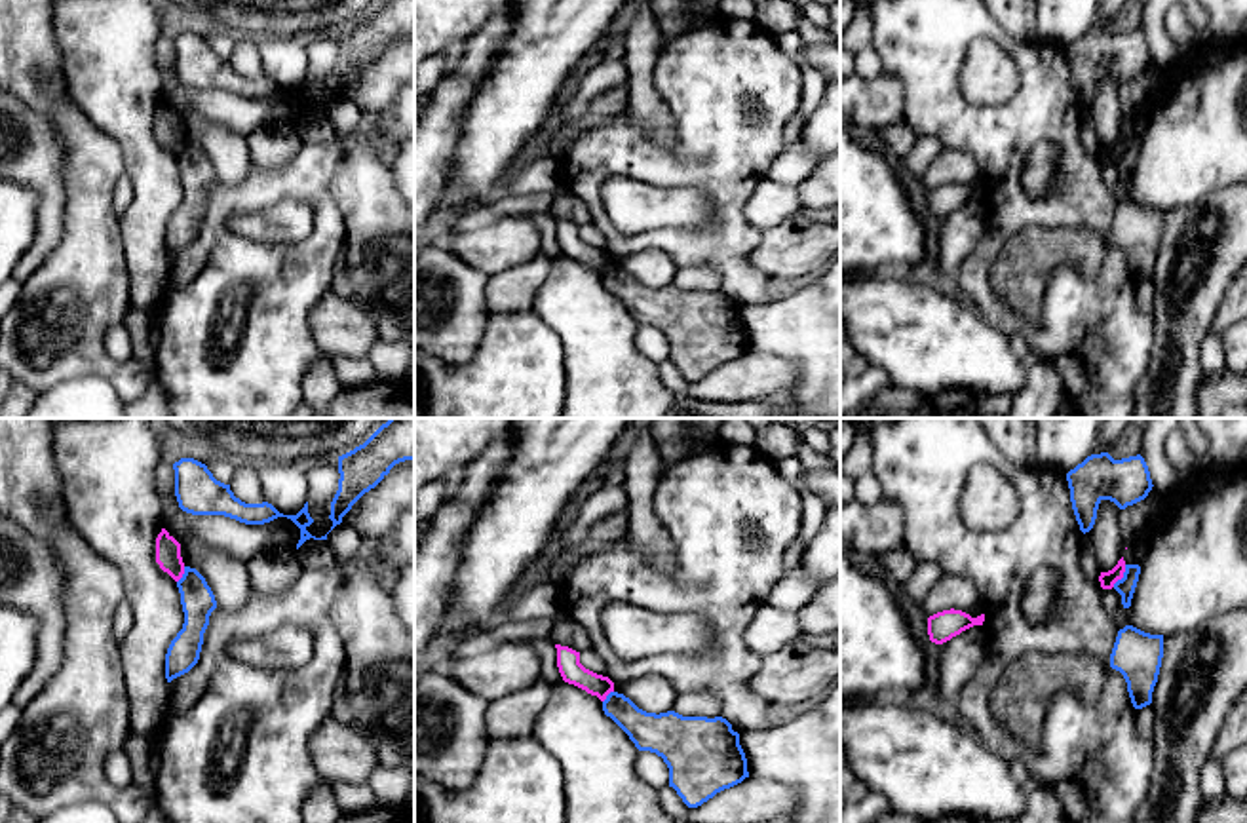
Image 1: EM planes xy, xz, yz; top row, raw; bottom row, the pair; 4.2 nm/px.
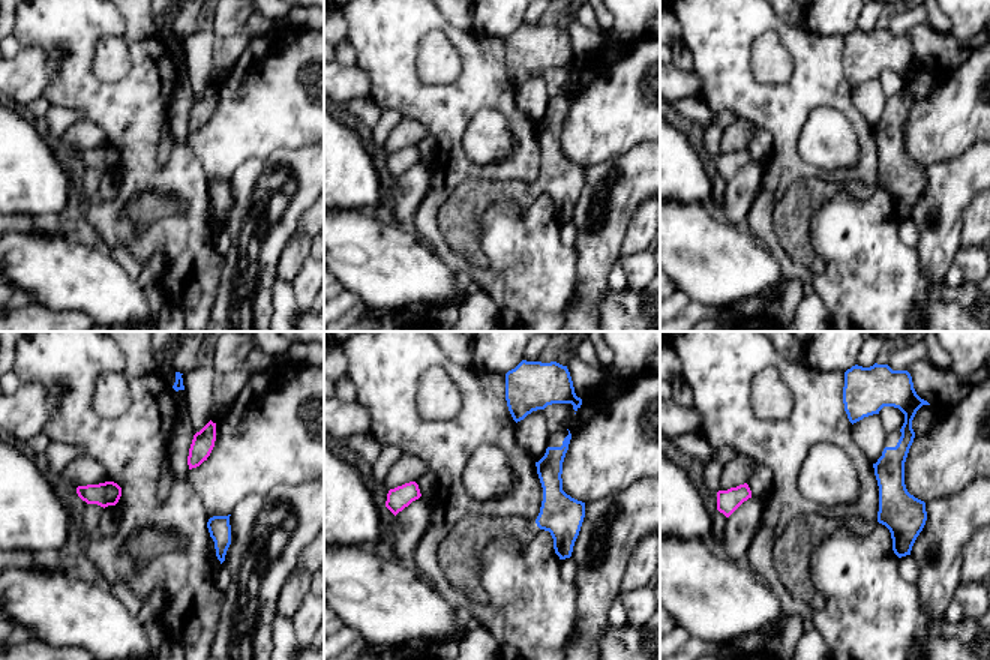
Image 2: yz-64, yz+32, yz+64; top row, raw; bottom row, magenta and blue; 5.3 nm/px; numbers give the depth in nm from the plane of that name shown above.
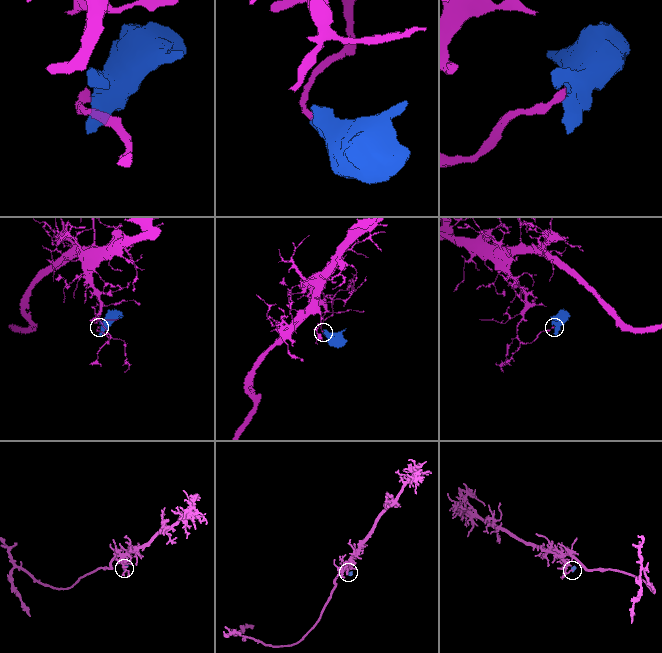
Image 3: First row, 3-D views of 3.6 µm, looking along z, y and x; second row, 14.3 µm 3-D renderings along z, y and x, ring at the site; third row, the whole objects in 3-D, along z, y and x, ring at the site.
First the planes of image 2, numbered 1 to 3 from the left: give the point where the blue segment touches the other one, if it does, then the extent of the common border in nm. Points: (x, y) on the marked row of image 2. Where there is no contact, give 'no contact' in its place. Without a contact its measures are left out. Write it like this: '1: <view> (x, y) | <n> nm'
1: no contact
2: no contact
3: no contact

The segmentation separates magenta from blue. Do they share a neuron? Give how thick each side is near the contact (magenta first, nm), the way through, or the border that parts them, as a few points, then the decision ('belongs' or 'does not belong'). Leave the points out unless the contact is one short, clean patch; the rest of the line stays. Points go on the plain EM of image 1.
70/80 nm | along yz (1126, 139), (1124, 149), (1112, 160) | does not belong

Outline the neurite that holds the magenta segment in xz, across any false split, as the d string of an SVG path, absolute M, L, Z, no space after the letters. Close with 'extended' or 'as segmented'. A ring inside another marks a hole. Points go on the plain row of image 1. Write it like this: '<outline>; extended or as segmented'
M555 219L557 222L557 241L565 257L597 270L601 276L614 266L614 257L608 251L597 249L580 238L580 226Z; as segmented

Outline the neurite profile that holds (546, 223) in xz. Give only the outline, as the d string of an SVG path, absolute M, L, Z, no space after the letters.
M540 211L532 215L534 224L542 234L542 253L546 253L551 260L563 257L563 251L557 241L557 222L549 211Z

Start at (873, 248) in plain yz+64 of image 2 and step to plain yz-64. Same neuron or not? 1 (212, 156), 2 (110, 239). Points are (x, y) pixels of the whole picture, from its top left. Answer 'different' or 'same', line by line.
1: different
2: same

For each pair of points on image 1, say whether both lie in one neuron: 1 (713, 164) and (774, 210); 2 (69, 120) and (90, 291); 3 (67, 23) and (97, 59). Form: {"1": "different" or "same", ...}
{"1": "different", "2": "same", "3": "same"}

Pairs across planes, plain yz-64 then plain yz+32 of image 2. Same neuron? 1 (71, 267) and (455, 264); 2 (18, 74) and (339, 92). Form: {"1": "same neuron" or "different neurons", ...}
{"1": "different neurons", "2": "same neuron"}

